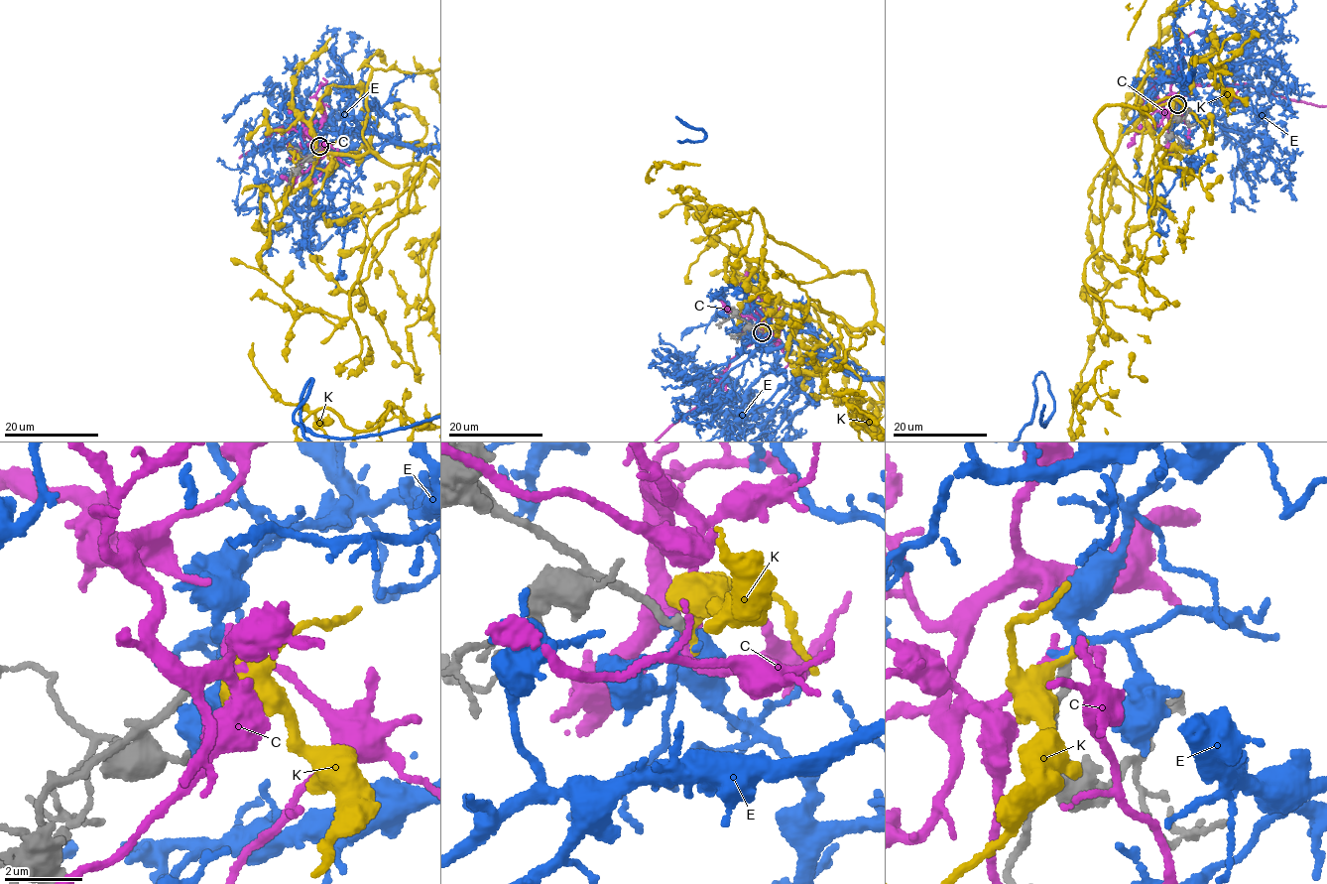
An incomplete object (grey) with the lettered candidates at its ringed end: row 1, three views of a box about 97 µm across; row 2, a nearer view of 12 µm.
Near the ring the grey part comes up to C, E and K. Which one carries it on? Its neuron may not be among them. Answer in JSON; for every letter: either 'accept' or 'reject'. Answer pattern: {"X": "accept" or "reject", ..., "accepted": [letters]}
{"C": "reject", "E": "accept", "K": "reject", "accepted": ["E"]}

